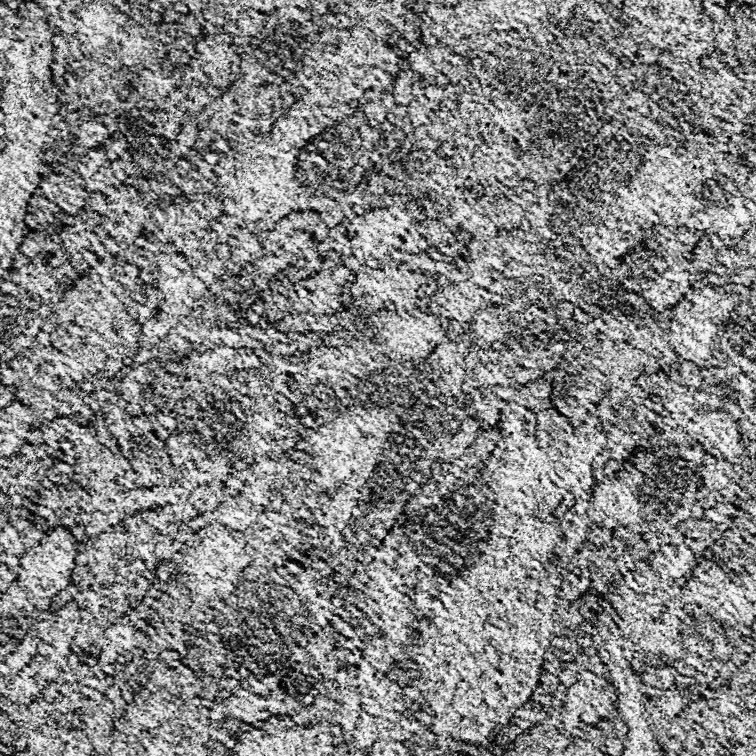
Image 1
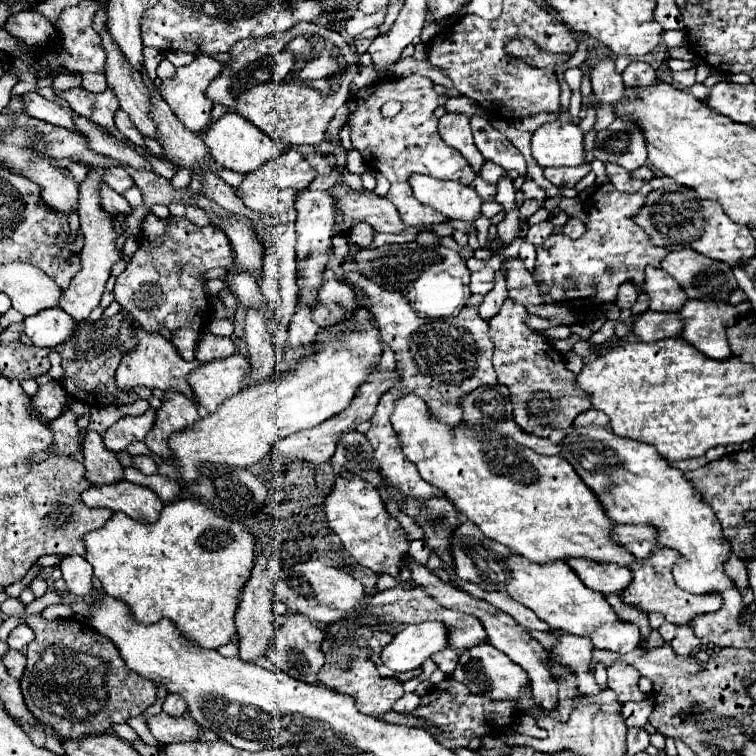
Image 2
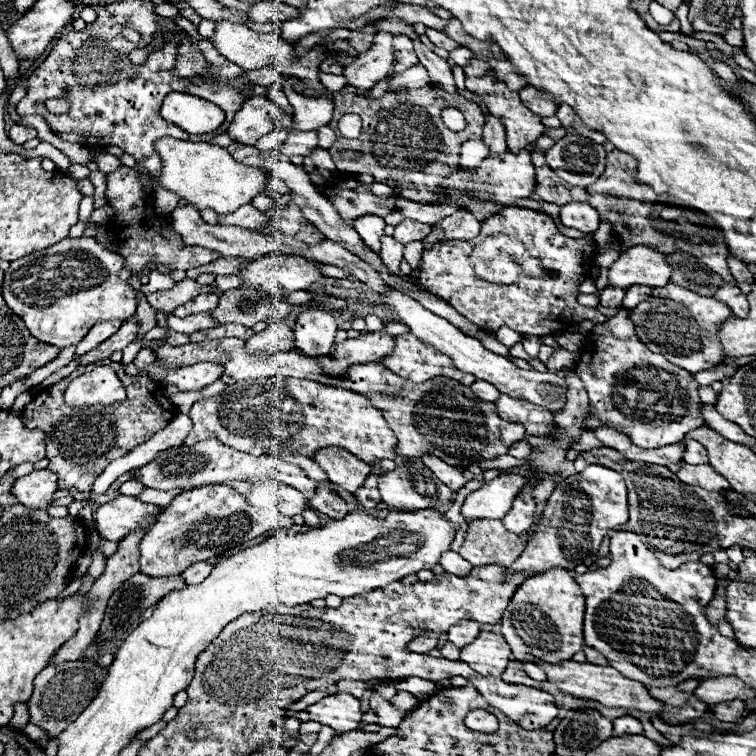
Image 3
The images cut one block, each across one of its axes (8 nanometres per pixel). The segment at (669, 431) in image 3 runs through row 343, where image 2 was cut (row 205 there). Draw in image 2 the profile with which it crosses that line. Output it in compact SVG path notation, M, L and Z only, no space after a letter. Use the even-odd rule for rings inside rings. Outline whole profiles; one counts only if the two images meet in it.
M612 184L598 186L592 196L586 200L586 234L578 240L572 240L564 234L548 236L544 244L540 246L540 252L536 248L536 278L544 284L560 282L566 290L568 300L572 306L600 306L604 302L616 302L618 286L626 280L632 280L634 284L640 284L644 280L644 268L660 266L660 260L666 256L662 248L656 248L648 242L648 236L632 222L632 216L642 208L646 194L652 188L644 184L636 194L618 192Z

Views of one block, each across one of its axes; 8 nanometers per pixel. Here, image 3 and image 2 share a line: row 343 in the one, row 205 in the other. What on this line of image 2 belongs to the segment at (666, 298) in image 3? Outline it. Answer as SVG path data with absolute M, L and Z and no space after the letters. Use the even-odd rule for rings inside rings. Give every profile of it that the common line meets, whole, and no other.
M686 186L672 192L668 188L652 190L634 220L640 228L644 228L652 244L666 248L668 252L676 248L692 248L702 256L726 262L730 266L738 266L754 256L754 238L750 228L732 222L720 204L698 198L696 192Z

